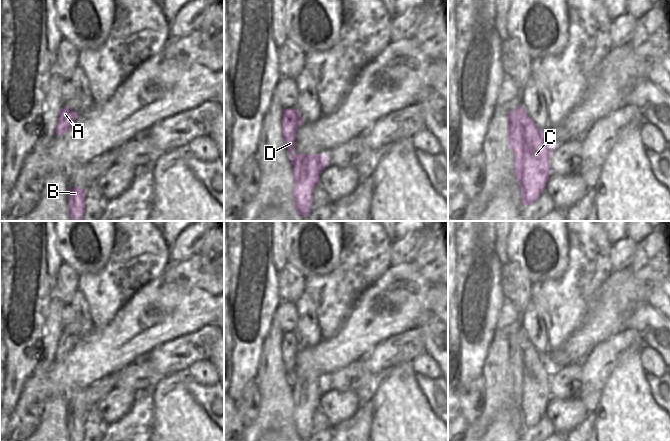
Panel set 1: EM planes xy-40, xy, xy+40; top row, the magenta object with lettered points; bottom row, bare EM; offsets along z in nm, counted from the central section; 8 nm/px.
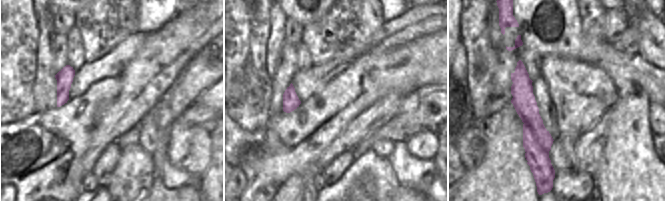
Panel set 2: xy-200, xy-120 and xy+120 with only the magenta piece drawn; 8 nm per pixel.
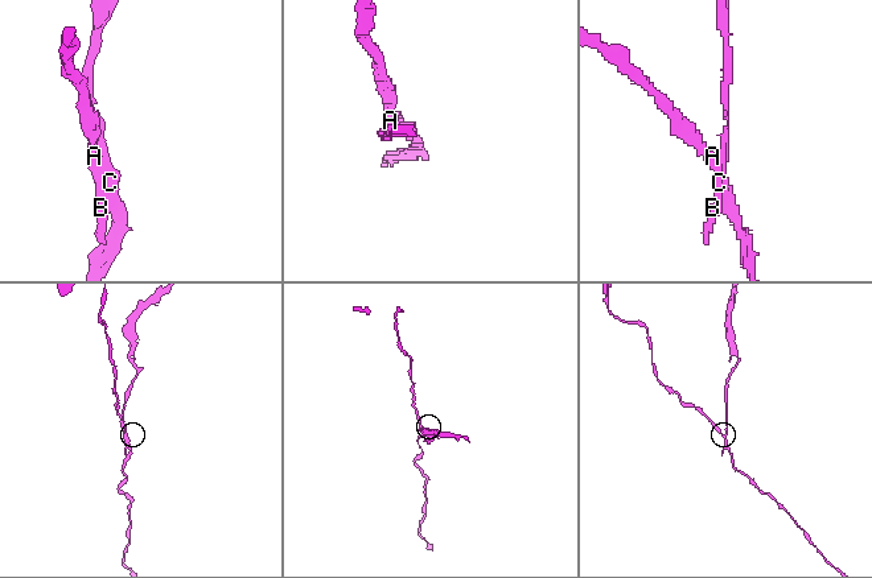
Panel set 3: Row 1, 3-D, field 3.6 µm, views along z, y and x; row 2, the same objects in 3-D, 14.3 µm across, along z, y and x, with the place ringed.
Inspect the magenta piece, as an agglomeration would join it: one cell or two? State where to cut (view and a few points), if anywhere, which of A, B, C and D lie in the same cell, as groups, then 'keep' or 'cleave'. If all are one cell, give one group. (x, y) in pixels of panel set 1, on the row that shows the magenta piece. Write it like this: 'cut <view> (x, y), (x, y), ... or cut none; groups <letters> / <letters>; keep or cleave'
cut xy+40 (516, 110), (522, 125), (522, 138), (526, 153), (520, 181); groups A D / B C; cleave

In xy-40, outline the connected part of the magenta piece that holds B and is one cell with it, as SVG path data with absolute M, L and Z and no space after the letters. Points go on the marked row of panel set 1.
M74 186L69 190L69 215L71 221L83 221L86 195L87 192L84 188Z

